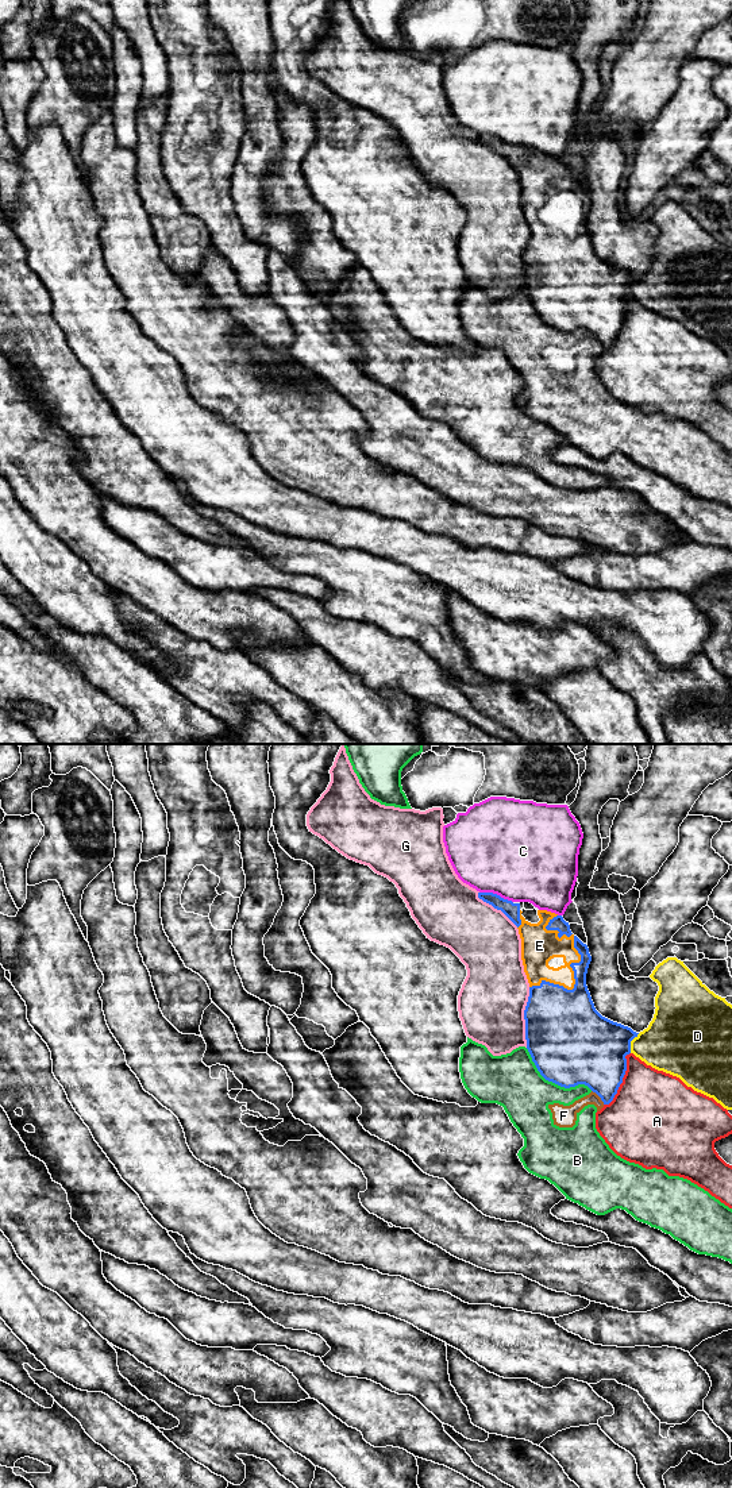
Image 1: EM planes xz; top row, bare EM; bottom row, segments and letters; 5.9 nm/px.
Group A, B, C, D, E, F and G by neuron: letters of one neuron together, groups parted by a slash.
A / B F / C / D / E / G

